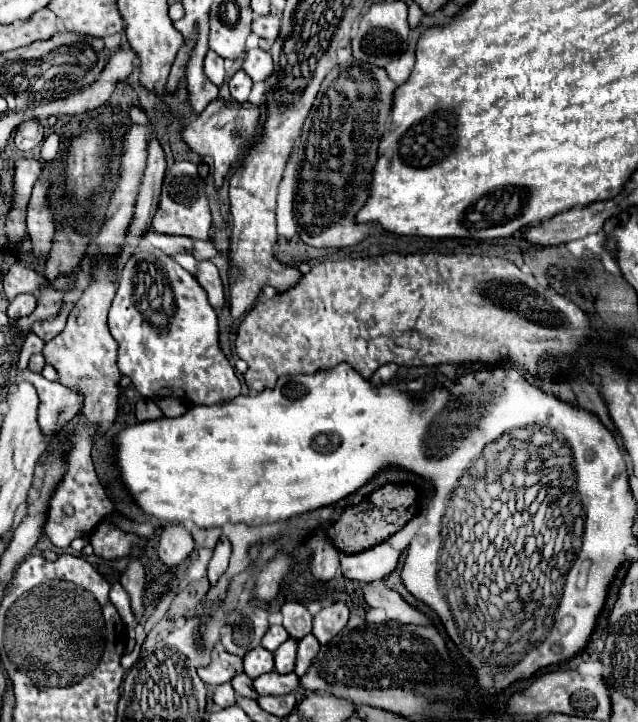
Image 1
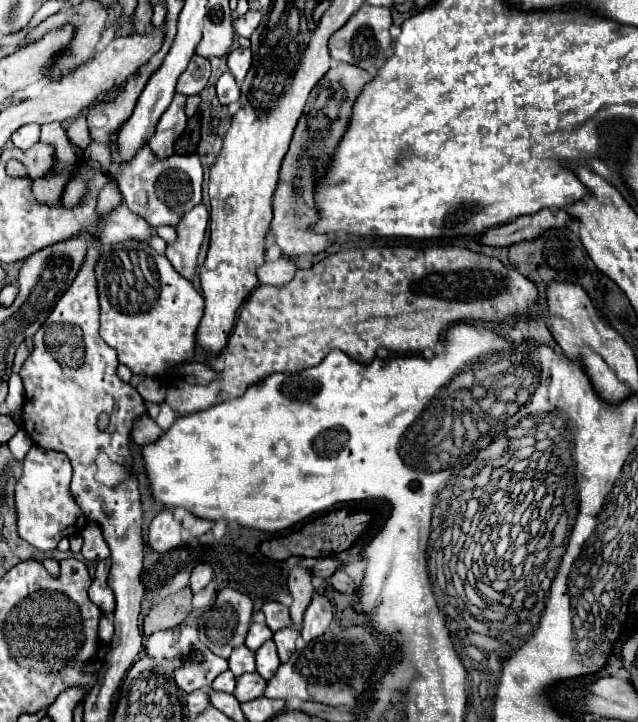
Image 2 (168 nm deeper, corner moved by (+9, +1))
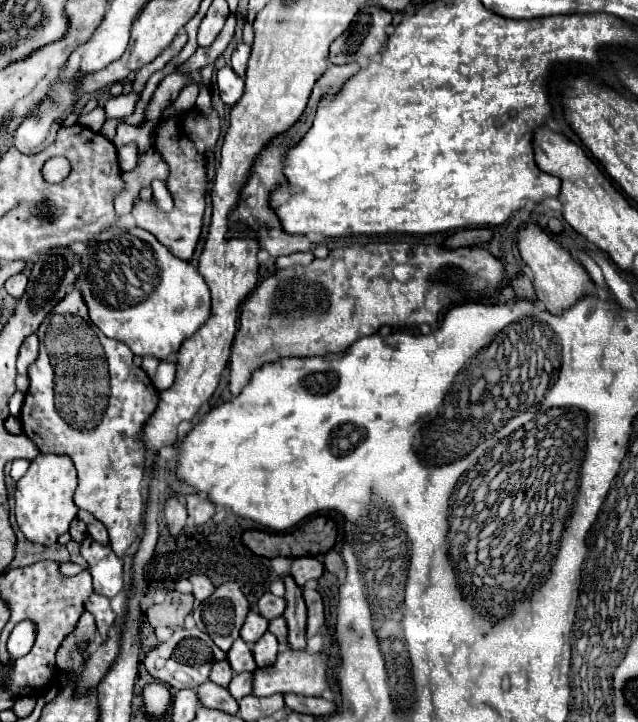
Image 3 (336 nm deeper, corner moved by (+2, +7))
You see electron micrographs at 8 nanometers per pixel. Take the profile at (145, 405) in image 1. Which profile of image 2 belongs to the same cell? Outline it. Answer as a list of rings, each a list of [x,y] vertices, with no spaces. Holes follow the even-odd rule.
[[[144,416],[144,418],[134,426],[134,442],[136,442],[136,446],[146,446],[146,444],[150,444],[150,442],[156,442],[160,434],[162,434],[162,432],[160,432],[158,424],[156,424],[152,418],[148,418],[148,416]]]

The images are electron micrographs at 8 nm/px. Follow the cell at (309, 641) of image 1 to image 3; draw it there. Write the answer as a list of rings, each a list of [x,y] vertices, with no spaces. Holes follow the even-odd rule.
[[[281,616],[279,620],[271,620],[269,622],[269,632],[273,632],[279,640],[279,648],[287,648],[289,642],[287,642],[287,624],[285,624],[285,618]]]

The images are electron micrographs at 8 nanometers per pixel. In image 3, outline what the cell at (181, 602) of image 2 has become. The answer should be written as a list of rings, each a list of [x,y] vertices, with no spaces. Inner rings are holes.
[[[171,590],[165,598],[165,602],[155,604],[147,610],[147,620],[153,628],[157,626],[169,626],[177,628],[183,626],[183,620],[191,614],[195,598],[191,594],[183,594],[179,590]]]

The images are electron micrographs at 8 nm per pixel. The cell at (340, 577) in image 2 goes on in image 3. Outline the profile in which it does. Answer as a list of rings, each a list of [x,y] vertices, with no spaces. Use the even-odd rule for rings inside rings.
[[[335,550],[325,554],[325,570],[335,574],[341,582],[345,580],[345,562],[343,562],[343,558]]]

